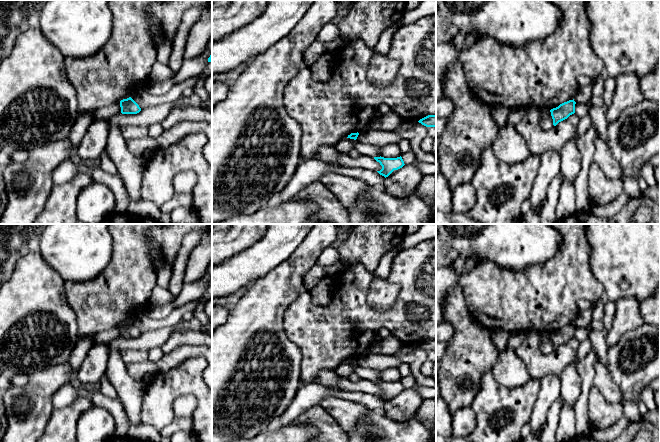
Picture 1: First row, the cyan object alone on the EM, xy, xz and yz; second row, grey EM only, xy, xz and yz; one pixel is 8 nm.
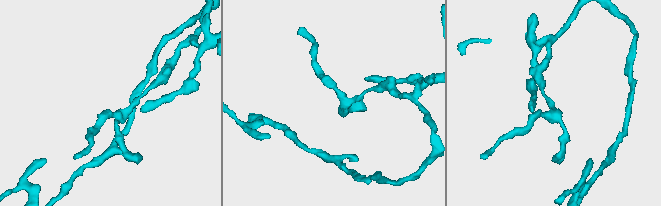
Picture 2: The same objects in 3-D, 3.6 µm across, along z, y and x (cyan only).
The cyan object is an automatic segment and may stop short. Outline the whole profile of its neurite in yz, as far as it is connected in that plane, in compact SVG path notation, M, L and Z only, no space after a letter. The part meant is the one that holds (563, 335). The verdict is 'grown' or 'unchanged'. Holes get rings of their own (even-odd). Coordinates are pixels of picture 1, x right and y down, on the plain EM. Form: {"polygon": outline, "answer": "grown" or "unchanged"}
{"polygon": "M569 324L560 328L558 331L550 334L553 343L553 349L556 350L559 346L567 343L570 339L575 337L575 328L573 324Z", "answer": "unchanged"}

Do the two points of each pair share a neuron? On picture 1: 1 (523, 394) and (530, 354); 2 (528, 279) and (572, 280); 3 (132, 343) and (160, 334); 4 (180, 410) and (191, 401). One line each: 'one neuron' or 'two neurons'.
1: two neurons
2: one neuron
3: one neuron
4: one neuron

